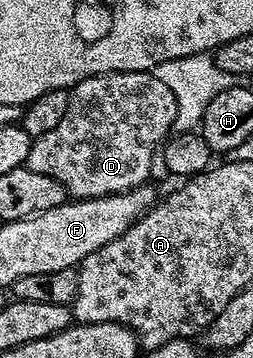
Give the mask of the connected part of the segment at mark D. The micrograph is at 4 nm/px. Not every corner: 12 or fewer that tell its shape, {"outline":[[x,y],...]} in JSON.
{"outline":[[151,71],[88,76],[26,166],[69,197],[137,188],[176,103]]}

